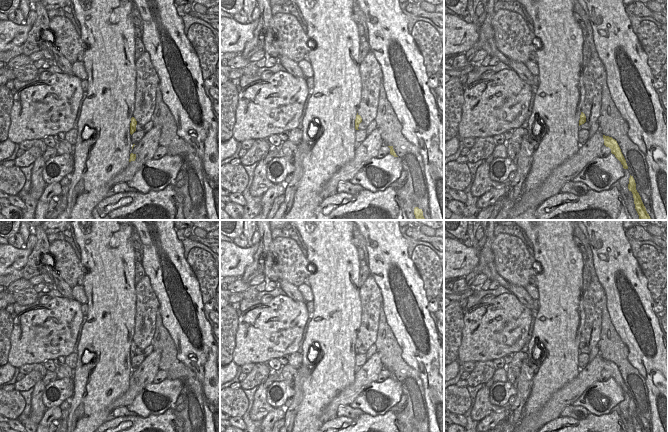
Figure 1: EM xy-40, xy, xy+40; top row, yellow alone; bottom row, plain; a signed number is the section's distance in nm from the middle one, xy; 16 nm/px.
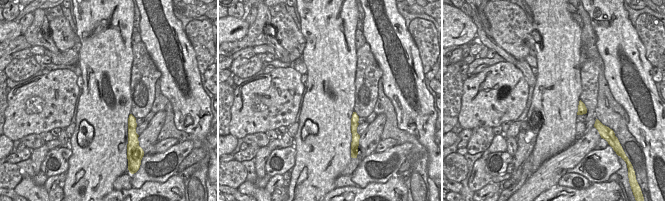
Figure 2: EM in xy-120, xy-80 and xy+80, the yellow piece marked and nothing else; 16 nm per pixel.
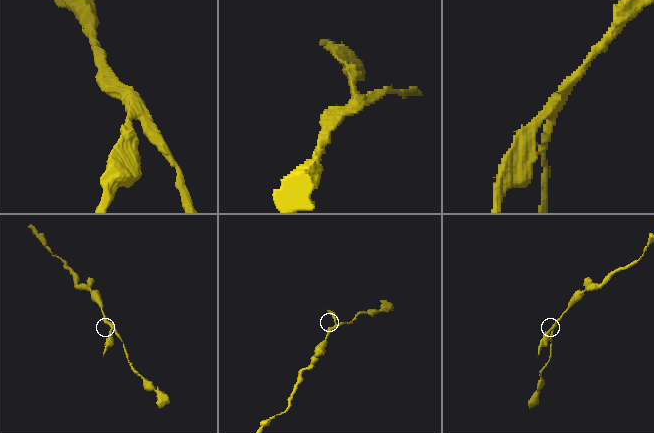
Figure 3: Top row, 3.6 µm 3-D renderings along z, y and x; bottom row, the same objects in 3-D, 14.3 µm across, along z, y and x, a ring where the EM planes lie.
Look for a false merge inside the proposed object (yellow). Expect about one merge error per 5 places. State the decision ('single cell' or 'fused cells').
single cell

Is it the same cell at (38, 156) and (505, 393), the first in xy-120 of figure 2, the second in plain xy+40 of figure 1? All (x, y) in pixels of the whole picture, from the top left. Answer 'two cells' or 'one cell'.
two cells

